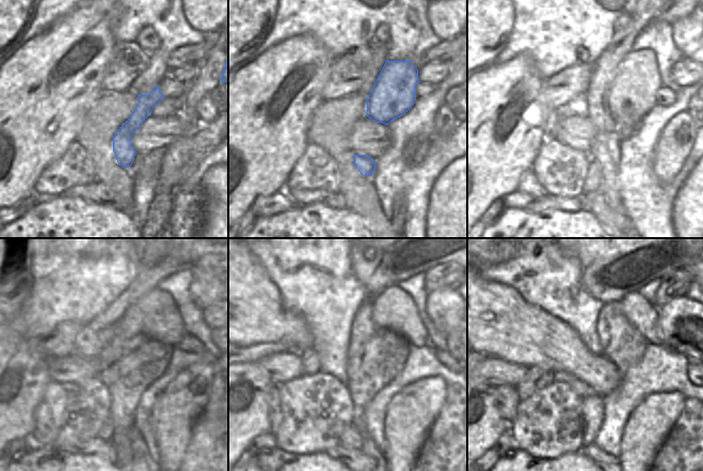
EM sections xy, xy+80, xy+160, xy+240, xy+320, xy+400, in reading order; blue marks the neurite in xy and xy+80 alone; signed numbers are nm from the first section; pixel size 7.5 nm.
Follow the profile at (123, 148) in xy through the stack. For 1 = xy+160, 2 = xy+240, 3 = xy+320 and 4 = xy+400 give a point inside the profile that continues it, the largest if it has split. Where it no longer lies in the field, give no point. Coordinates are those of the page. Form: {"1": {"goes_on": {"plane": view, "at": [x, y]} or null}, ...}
{"1": {"goes_on": {"plane": "xy+160", "at": [632, 96]}}, "2": {"goes_on": {"plane": "xy+240", "at": [157, 314]}}, "3": {"goes_on": {"plane": "xy+320", "at": [393, 308]}}, "4": {"goes_on": {"plane": "xy+400", "at": [641, 313]}}}

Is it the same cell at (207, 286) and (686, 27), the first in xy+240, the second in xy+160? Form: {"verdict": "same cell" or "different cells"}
{"verdict": "same cell"}

